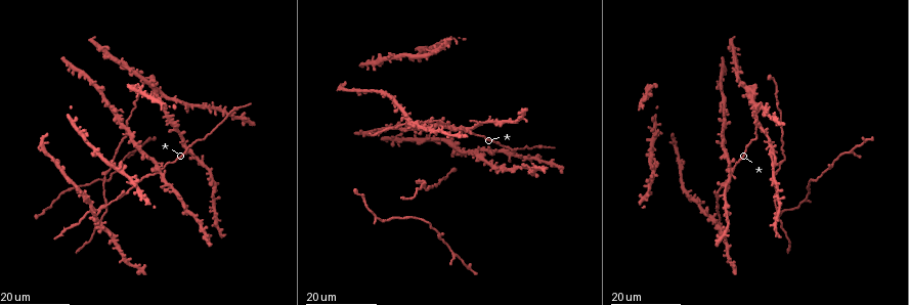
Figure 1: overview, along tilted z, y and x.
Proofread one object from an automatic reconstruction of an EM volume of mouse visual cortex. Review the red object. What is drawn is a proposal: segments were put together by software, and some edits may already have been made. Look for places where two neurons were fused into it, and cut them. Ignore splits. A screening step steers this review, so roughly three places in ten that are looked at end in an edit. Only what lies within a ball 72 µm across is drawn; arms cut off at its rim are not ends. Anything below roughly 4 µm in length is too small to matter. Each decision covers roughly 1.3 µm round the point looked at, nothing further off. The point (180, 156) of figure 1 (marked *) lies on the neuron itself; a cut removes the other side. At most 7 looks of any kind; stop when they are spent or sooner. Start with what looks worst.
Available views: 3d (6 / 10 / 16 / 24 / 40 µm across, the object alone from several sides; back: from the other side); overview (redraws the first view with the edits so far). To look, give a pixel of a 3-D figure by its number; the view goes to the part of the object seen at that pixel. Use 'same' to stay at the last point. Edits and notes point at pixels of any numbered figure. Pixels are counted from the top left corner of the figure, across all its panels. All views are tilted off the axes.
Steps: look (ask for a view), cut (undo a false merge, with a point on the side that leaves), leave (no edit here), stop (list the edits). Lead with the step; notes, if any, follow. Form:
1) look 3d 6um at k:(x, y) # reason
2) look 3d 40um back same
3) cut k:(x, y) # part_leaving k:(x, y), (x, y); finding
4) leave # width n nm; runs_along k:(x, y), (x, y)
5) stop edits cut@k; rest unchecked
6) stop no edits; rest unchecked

look 3d 16um at 1:(750, 85)

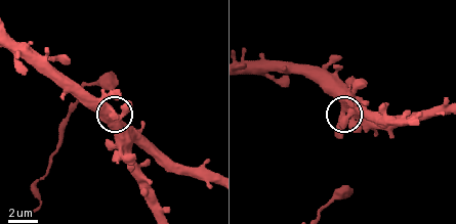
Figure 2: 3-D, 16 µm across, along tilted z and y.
look 3d 6um same

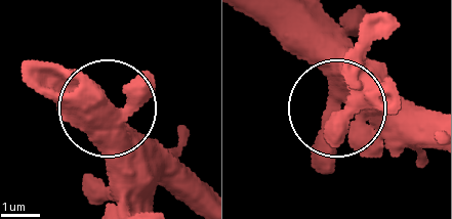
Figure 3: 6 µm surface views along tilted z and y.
leave # side_arm 26 um; continuous, no second neuron

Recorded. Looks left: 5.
look 3d 16um at 1:(531, 149) # side arm on a straight run

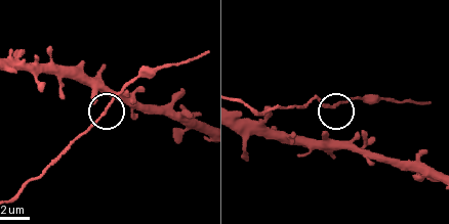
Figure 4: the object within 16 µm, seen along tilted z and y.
look 3d 6um at 4:(106, 111) # closer look

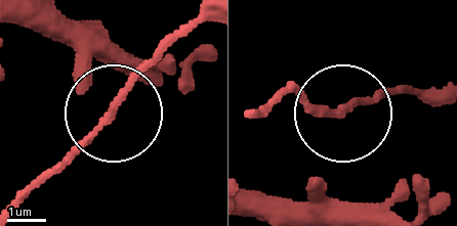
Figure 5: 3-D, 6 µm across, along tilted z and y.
leave # runs_along 5:(26, 194), (56, 175), (199, 21); all the same neuron

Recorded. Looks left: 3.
look 3d 16um at 1:(652, 170)

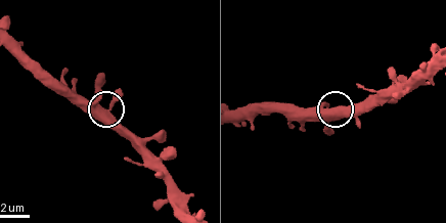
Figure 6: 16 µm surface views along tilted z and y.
look 3d 10um at 6:(110, 109)

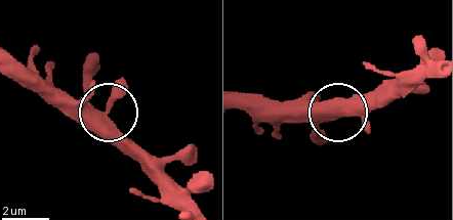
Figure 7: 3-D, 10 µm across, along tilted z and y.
leave # side_arm 16 um; arms 3; continuous, no second neuron

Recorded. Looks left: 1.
stop no edits; rest unchecked

